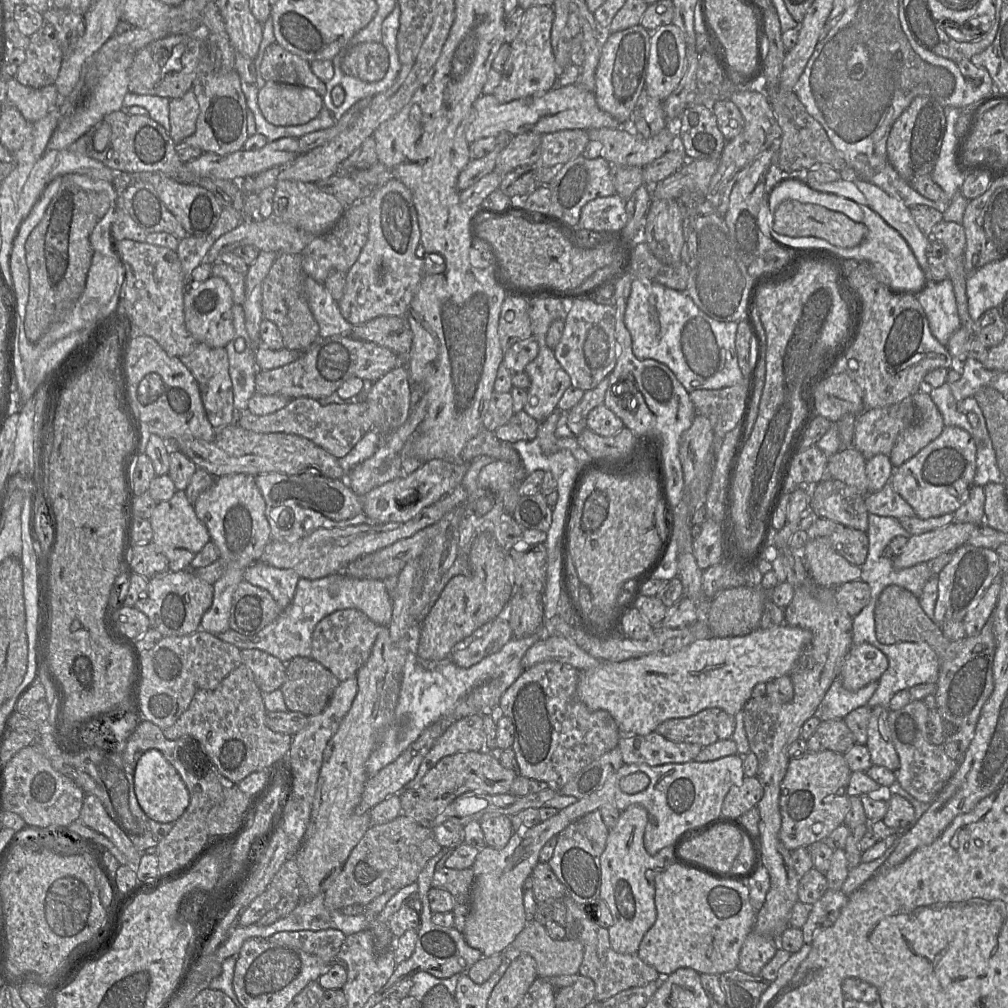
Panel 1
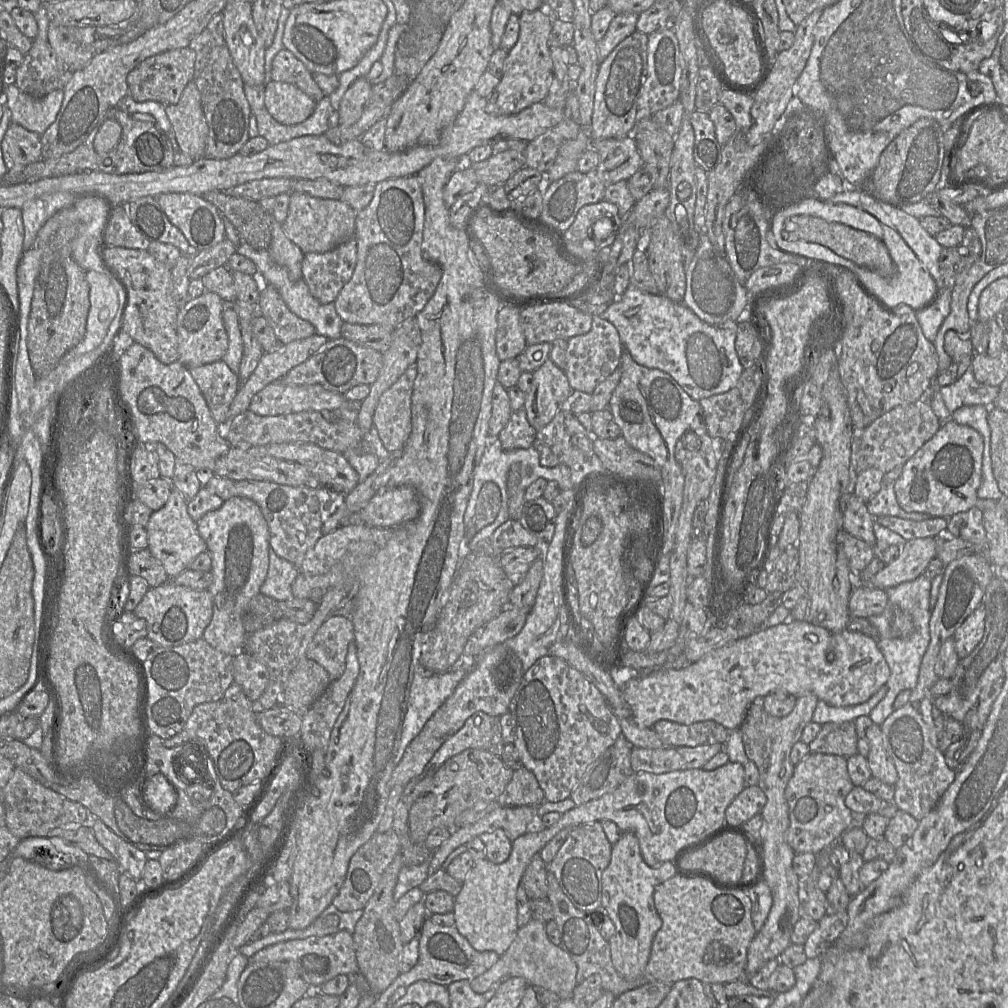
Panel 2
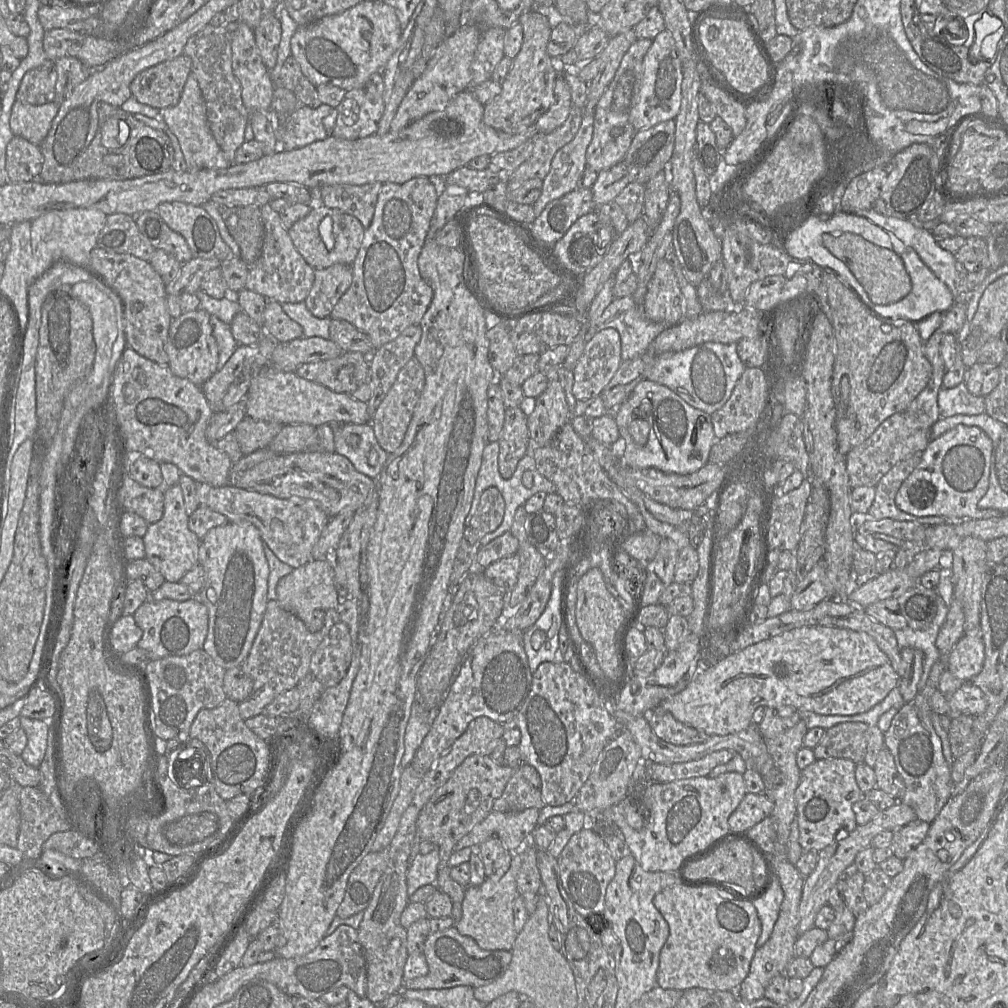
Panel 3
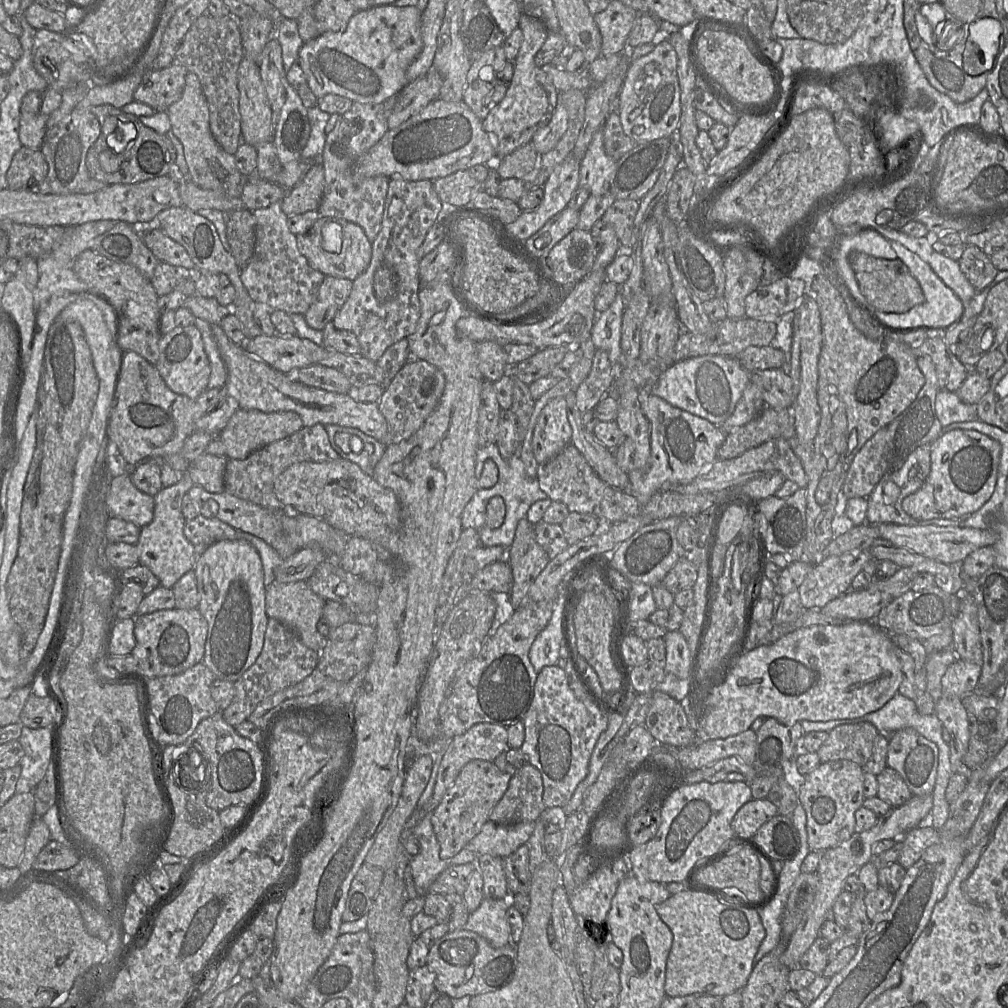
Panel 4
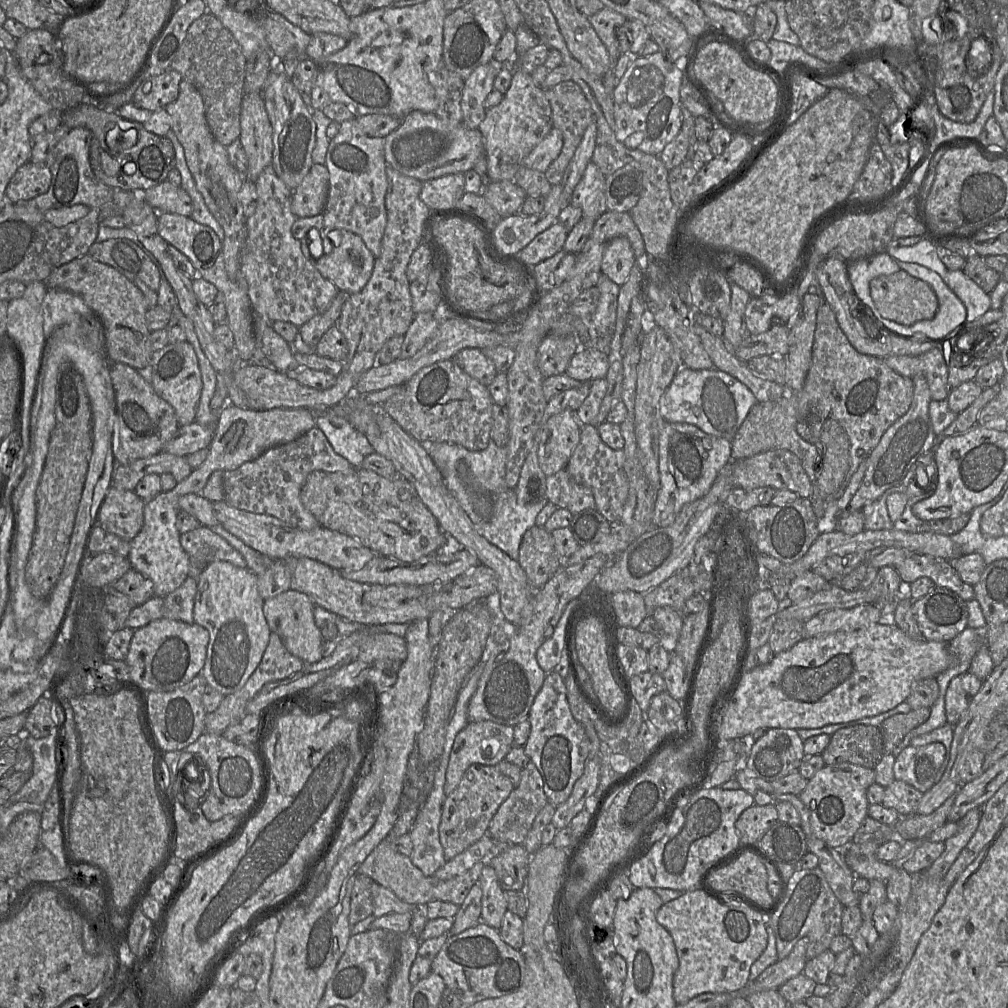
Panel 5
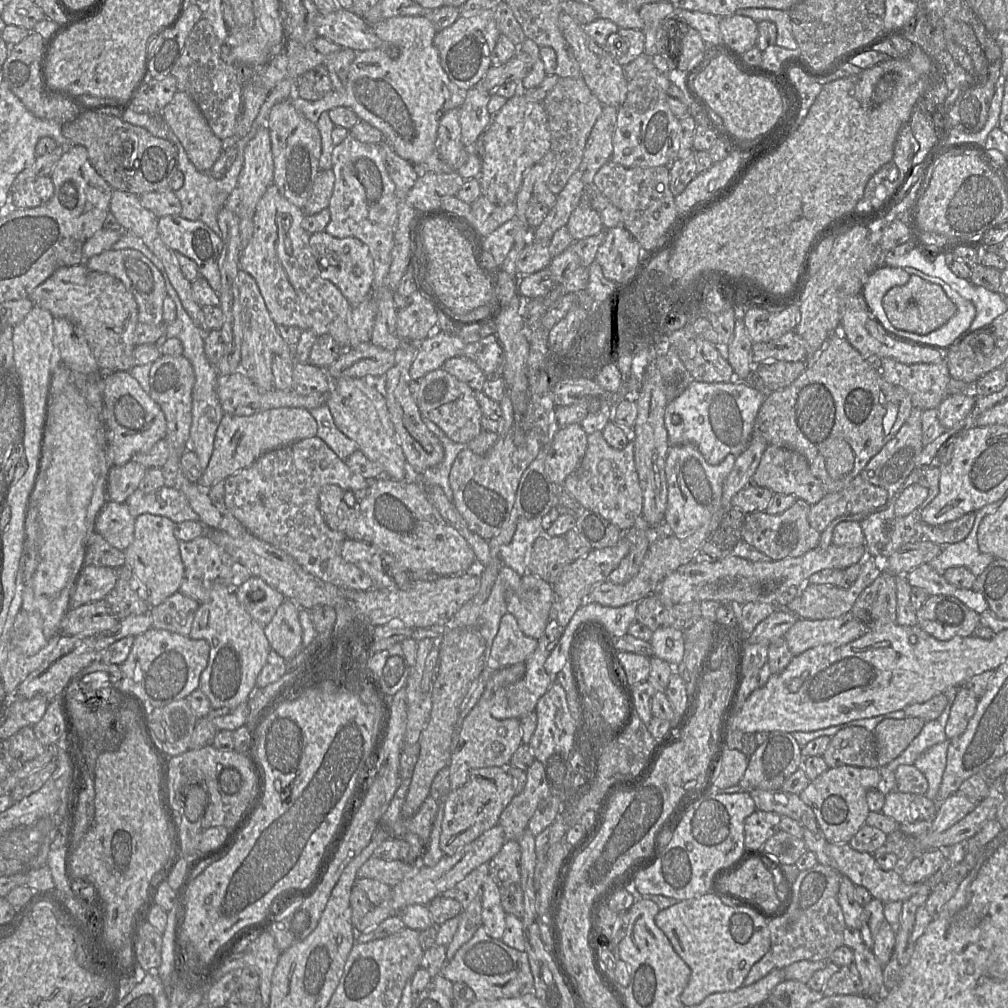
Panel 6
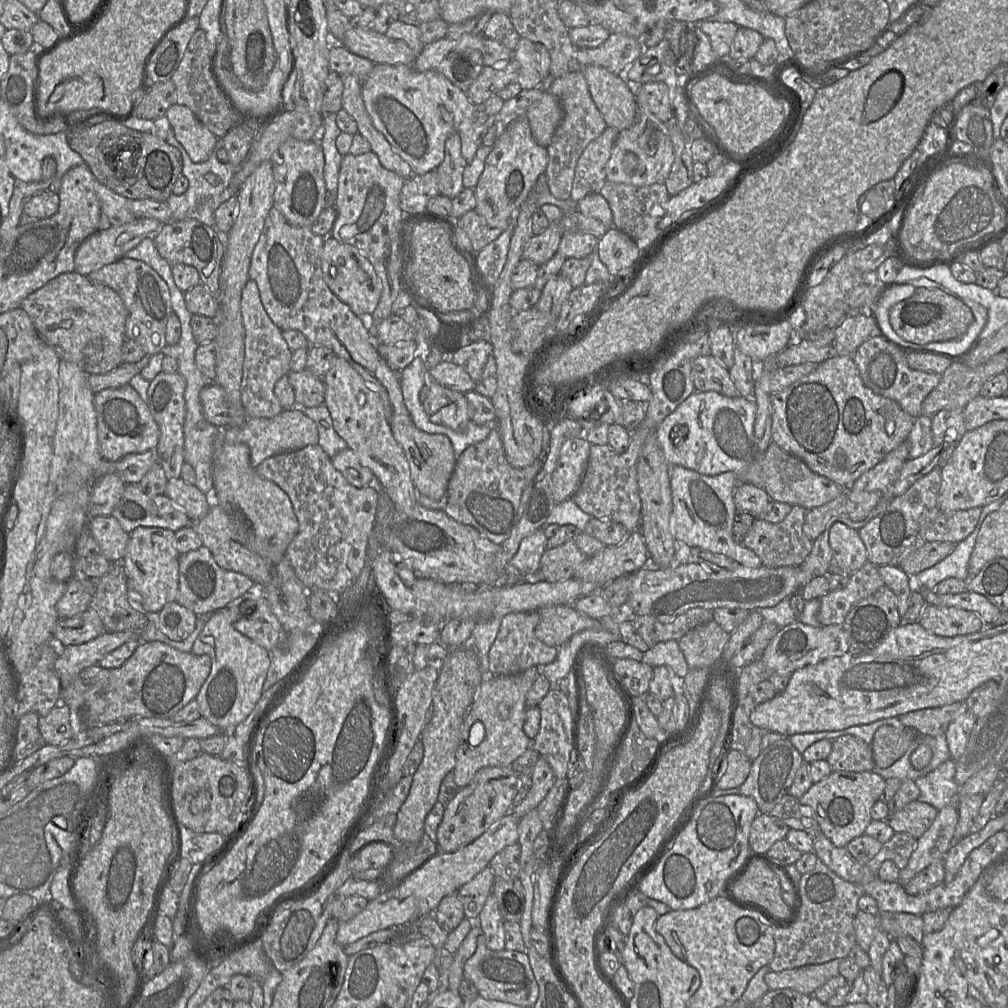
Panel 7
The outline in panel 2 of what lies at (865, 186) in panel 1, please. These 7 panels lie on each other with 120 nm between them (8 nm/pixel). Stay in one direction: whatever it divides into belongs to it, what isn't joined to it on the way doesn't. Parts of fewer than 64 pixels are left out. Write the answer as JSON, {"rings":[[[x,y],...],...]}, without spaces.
{"rings":[[[880,201],[880,206],[891,218],[894,229],[912,249],[919,261],[935,280],[939,290],[943,288],[939,270],[939,256],[943,247],[920,224],[919,219],[907,214],[901,207]]]}

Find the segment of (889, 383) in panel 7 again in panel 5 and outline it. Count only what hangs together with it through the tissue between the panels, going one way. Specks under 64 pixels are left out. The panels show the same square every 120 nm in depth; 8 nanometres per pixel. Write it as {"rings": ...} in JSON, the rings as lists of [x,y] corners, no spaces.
{"rings":[[[934,346],[928,352],[918,356],[896,355],[886,357],[884,361],[887,366],[902,376],[909,378],[913,378],[915,375],[924,376],[928,383],[932,400],[941,401],[948,398],[952,388],[948,382],[948,368],[940,346]]]}

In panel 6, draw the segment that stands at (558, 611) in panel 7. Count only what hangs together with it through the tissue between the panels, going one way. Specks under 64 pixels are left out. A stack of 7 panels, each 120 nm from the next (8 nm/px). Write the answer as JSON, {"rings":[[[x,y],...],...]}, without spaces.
{"rings":[[[526,573],[518,589],[508,593],[507,611],[516,618],[525,635],[538,640],[545,631],[553,601],[553,586]]]}

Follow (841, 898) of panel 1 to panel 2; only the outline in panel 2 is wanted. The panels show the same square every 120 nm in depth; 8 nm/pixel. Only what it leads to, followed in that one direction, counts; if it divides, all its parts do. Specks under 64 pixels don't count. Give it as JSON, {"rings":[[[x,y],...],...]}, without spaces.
{"rings":[[[842,910],[832,915],[824,915],[817,922],[815,930],[808,936],[803,945],[807,958],[820,958],[840,937],[847,923],[847,910]]]}

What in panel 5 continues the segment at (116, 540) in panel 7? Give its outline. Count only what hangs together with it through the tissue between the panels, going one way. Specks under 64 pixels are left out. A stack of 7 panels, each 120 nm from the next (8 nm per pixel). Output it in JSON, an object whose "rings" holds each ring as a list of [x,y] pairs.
{"rings":[[[111,486],[99,509],[97,524],[105,531],[131,542],[143,527],[145,503],[135,491]]]}

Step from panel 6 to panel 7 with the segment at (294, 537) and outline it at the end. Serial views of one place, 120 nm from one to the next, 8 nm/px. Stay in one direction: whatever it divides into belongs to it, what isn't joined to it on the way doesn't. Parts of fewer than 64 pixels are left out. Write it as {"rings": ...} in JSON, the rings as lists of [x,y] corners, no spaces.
{"rings":[[[318,444],[271,456],[255,470],[283,490],[292,503],[299,529],[286,556],[298,579],[306,588],[342,594],[368,563],[369,537],[375,524],[379,490],[351,485]]]}

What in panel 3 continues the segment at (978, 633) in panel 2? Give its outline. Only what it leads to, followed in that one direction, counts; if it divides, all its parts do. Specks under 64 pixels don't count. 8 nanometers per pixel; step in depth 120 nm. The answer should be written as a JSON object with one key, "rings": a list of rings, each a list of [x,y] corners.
{"rings":[[[964,634],[945,659],[945,665],[953,676],[967,683],[981,672],[984,658],[981,635]]]}

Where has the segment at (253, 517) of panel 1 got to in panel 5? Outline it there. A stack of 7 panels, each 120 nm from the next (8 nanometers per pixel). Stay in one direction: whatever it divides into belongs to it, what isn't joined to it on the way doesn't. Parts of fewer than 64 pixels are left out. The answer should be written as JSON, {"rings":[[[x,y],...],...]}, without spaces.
{"rings":[[[226,561],[210,563],[197,579],[194,606],[194,623],[204,627],[210,634],[207,657],[202,674],[207,684],[223,696],[240,690],[261,662],[272,632],[263,612],[264,600],[257,586],[258,575],[248,568],[239,568]]]}

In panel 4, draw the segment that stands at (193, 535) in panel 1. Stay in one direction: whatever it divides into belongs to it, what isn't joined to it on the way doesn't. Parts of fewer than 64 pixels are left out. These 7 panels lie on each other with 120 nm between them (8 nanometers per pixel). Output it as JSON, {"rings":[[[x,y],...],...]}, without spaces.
{"rings":[[[188,471],[172,486],[163,487],[154,496],[154,518],[148,525],[141,528],[136,544],[139,552],[139,563],[147,566],[160,580],[160,585],[173,588],[175,583],[188,571],[194,569],[197,553],[193,544],[185,537],[186,520],[182,514],[182,500],[194,482]]]}

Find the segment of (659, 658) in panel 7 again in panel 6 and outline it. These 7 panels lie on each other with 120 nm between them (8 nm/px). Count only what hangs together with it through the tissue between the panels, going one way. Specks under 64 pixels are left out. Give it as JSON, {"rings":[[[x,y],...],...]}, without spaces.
{"rings":[[[660,627],[653,632],[649,640],[653,656],[668,662],[677,667],[684,654],[683,631],[672,627]]]}

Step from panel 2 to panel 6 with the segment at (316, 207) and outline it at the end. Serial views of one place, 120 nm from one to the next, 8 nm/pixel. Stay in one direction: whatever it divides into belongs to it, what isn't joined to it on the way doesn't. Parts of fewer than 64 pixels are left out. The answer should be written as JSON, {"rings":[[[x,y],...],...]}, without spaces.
{"rings":[[[323,231],[312,233],[309,245],[322,278],[332,282],[351,307],[359,305],[369,296],[374,280],[374,263],[366,244],[355,237],[335,238]]]}

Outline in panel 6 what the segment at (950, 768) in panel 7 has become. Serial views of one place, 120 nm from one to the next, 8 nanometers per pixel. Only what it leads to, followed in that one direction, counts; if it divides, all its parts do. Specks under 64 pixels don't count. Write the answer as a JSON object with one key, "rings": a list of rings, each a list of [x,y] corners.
{"rings":[[[949,740],[934,745],[921,754],[914,765],[928,781],[926,797],[935,801],[946,768]]]}

